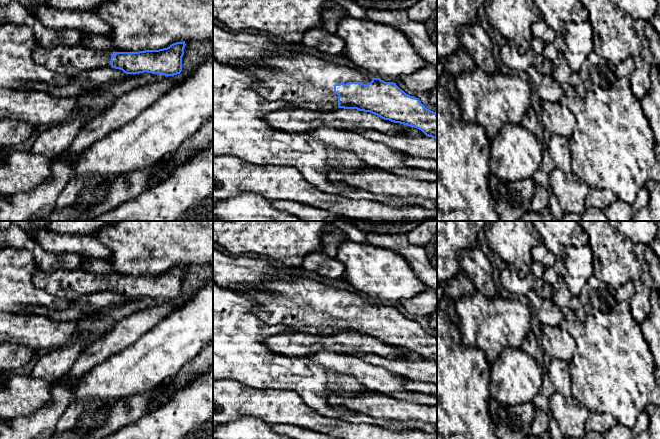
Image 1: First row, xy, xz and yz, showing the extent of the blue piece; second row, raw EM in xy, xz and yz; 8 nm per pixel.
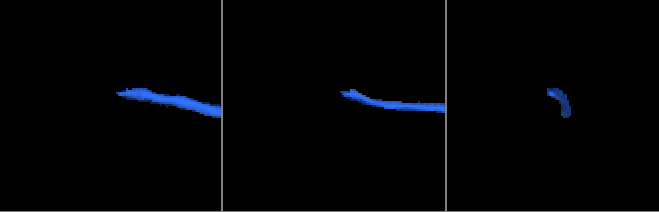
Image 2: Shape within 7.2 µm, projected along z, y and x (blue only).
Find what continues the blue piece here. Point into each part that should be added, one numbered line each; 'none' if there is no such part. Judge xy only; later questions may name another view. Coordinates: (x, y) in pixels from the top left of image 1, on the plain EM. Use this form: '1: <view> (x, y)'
1: xy (68, 284)

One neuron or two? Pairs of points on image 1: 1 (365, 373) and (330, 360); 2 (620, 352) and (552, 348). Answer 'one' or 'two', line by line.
1: one
2: two

